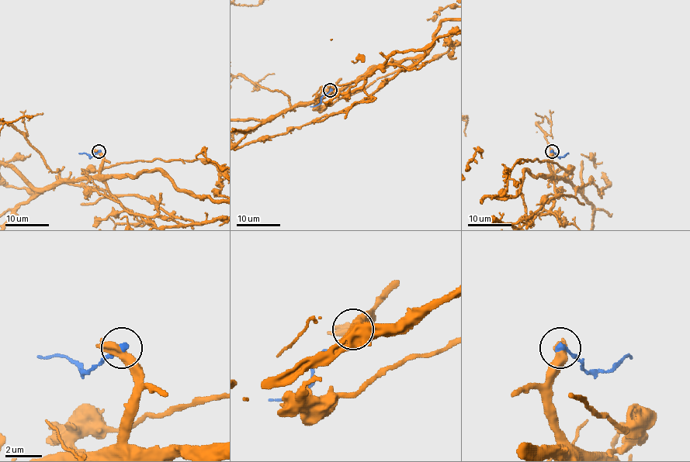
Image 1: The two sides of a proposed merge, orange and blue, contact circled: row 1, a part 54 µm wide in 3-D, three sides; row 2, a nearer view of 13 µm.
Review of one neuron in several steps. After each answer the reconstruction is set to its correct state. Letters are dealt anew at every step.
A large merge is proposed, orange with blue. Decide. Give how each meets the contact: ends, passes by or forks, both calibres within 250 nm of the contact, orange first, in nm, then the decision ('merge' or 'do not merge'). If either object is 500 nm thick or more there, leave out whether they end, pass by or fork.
500 nm thick on the orange side, 280 nm on the other; do not merge

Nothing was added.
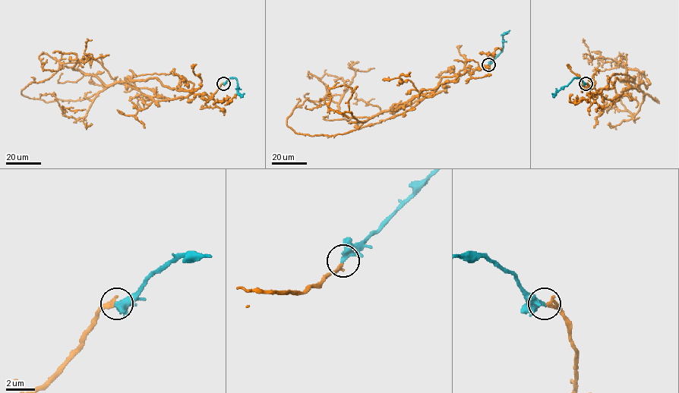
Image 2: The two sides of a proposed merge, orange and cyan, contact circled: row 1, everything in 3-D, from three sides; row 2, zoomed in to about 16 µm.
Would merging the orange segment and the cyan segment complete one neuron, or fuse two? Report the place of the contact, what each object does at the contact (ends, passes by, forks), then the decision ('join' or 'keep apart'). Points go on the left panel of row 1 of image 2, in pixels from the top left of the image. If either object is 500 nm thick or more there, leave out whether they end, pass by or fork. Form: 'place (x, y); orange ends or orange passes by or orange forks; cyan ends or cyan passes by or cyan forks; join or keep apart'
place (223, 83); join

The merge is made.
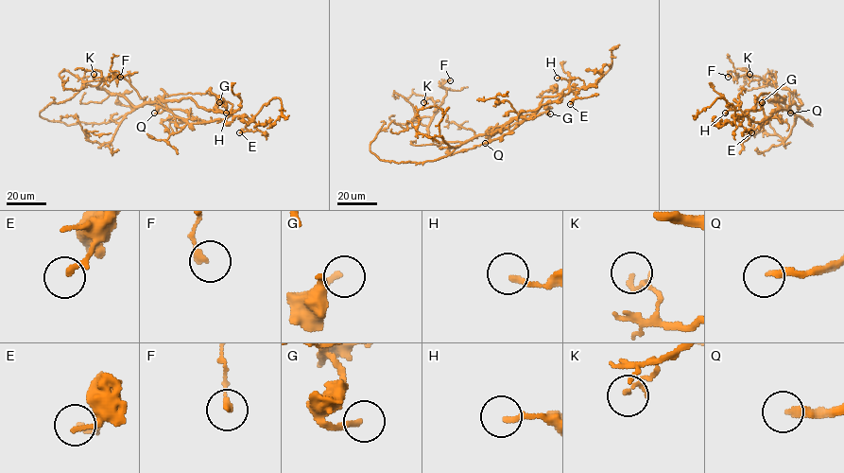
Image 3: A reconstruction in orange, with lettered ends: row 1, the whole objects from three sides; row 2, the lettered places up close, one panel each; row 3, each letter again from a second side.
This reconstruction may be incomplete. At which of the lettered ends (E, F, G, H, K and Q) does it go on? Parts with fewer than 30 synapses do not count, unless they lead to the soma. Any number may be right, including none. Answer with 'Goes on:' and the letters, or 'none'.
Goes on: Q

